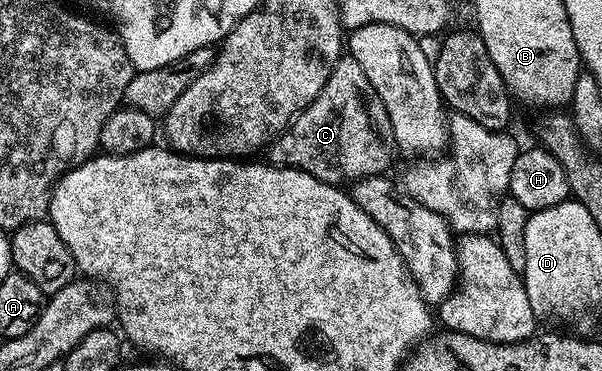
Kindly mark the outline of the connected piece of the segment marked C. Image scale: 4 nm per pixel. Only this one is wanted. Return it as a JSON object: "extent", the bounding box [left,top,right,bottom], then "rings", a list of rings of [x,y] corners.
{"extent":[265,54,396,186],"rings":[[[344,54],[333,66],[321,94],[317,94],[317,98],[313,98],[308,108],[300,112],[288,124],[287,129],[271,141],[265,155],[266,159],[276,166],[299,168],[326,184],[350,186],[370,176],[384,175],[391,164],[391,155],[396,155],[396,152],[389,114],[381,98],[377,98],[373,86],[369,86],[369,78],[365,78],[361,62],[357,62],[349,54]]]}

